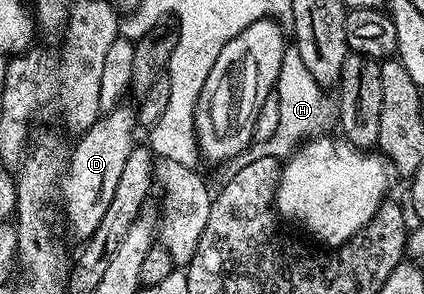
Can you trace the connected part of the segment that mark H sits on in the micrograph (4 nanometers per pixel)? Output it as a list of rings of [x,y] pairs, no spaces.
[[[294,43],[287,44],[284,48],[282,66],[279,69],[274,93],[278,97],[279,116],[273,136],[268,137],[266,141],[253,140],[242,153],[225,160],[218,169],[221,180],[227,181],[239,170],[246,169],[251,162],[260,161],[264,157],[274,157],[282,161],[289,157],[305,139],[331,134],[339,126],[340,110],[337,102],[326,96],[328,94],[325,88],[311,76]]]

